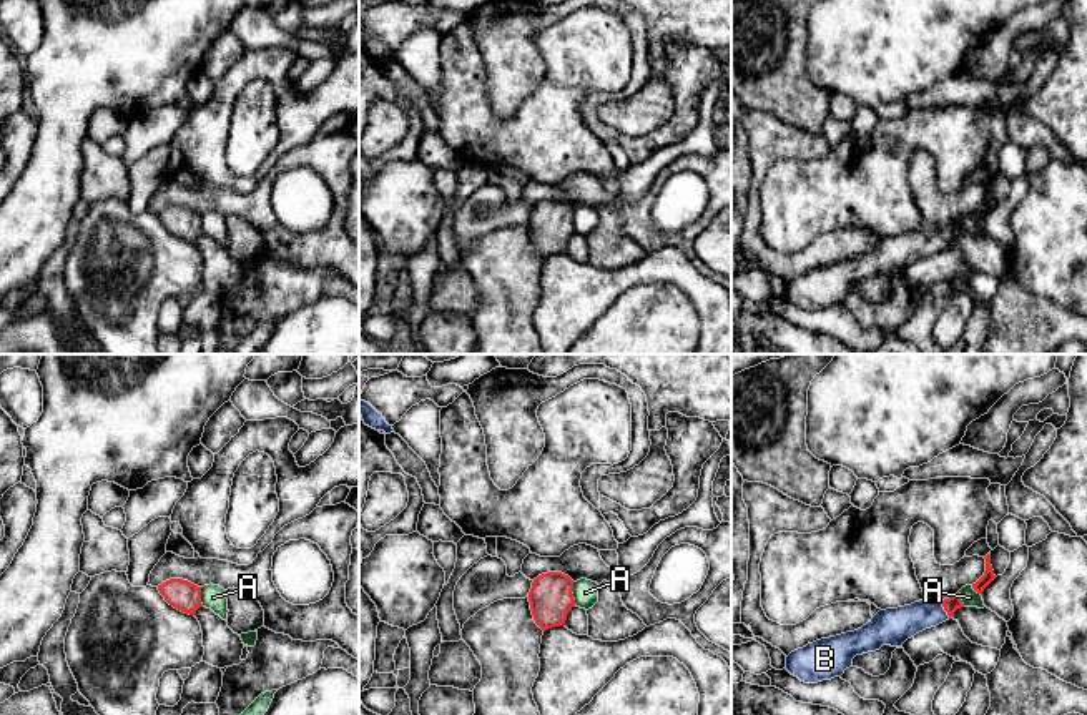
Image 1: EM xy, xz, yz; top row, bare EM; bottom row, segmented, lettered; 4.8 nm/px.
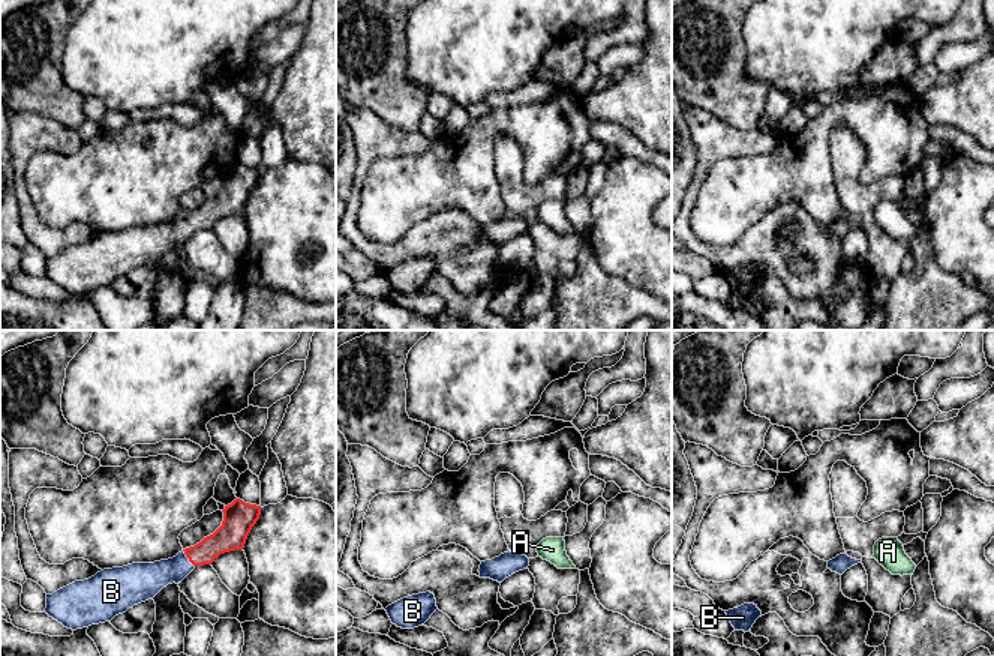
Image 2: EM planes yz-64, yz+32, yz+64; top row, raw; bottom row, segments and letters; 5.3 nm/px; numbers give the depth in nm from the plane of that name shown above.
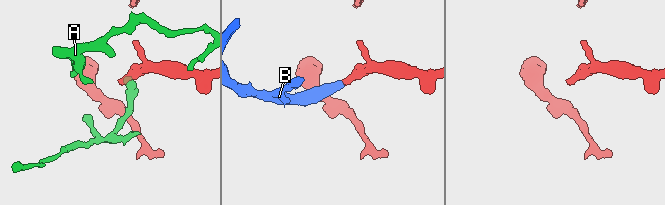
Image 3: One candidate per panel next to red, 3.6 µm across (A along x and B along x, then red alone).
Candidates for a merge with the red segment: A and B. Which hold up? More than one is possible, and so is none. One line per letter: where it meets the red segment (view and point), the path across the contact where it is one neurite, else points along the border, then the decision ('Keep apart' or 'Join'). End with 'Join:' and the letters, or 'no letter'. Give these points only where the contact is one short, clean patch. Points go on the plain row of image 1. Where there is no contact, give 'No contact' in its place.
A: Touches red at xz (572, 221). Boundary: xz (572, 210), (575, 231). Keep apart
B: Touches red at yz (944, 236). Path across: yz (954, 230), (944, 236), (896, 253). Join
Join: B

